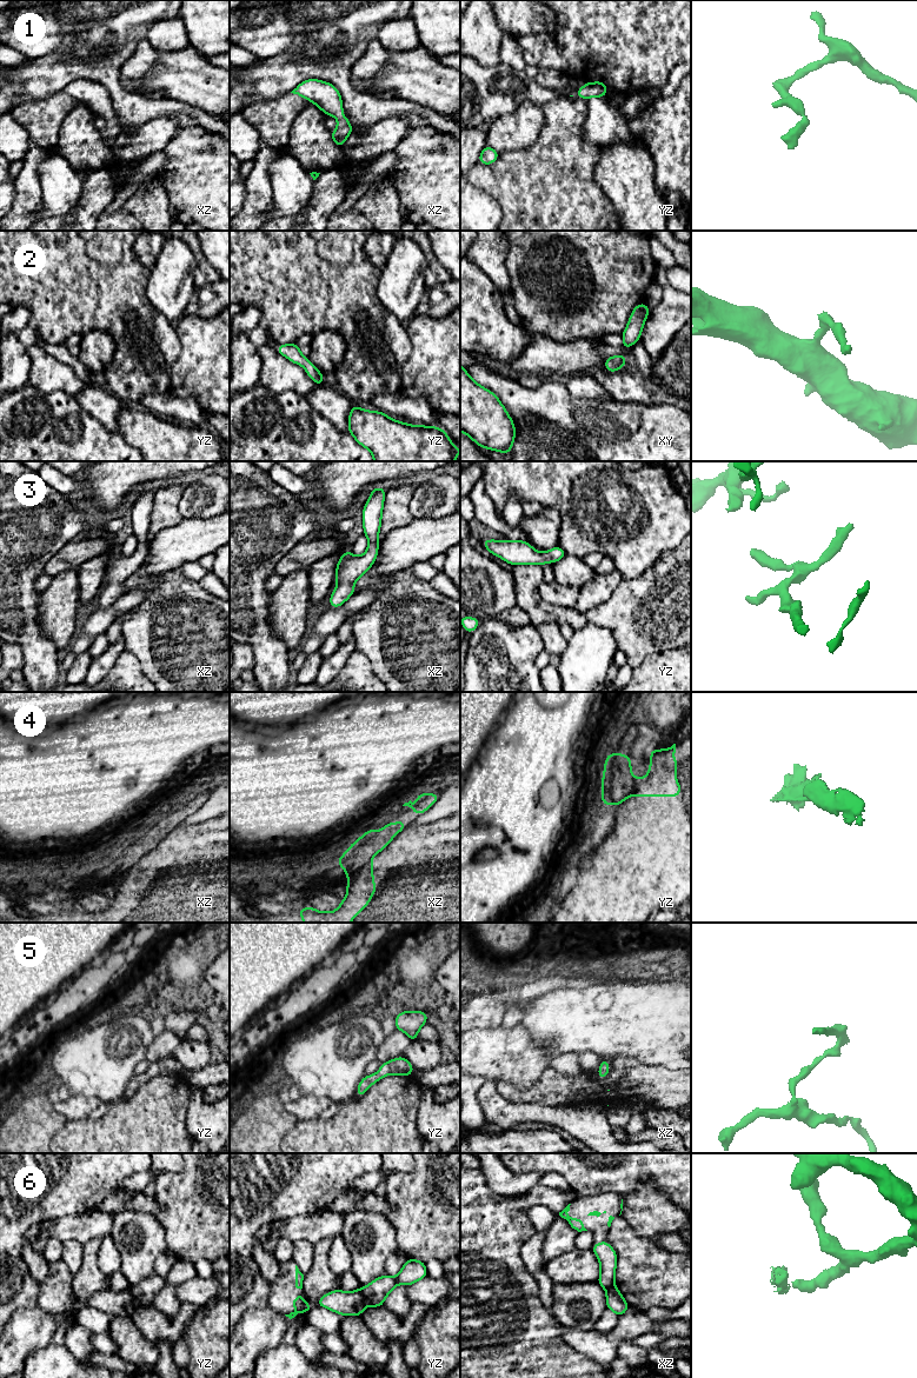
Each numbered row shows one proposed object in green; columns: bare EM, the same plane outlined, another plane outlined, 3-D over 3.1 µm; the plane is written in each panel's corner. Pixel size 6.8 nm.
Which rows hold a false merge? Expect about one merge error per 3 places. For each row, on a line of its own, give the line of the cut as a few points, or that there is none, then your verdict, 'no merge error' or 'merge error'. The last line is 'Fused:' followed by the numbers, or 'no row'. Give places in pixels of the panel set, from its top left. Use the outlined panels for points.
1: cut none; no merge error
2: cut none; no merge error
3: cut none; no merge error
4: cut xz (370, 859), (350, 878); merge error
5: cut none; no merge error
6: cut yz (359, 1289), (363, 1299), (367, 1304); merge error
Fused: 4, 6

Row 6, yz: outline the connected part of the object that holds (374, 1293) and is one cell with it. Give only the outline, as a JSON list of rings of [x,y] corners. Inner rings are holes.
[[[408,1258],[397,1277],[384,1274],[360,1290],[367,1305],[379,1307],[384,1305],[385,1298],[396,1285],[410,1286],[425,1277],[427,1277],[425,1263]]]

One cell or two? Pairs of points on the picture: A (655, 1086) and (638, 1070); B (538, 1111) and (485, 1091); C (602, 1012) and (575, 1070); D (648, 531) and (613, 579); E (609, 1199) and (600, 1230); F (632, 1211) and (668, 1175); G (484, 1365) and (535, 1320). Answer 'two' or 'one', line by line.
A: one
B: one
C: two
D: two
E: one
F: two
G: one

